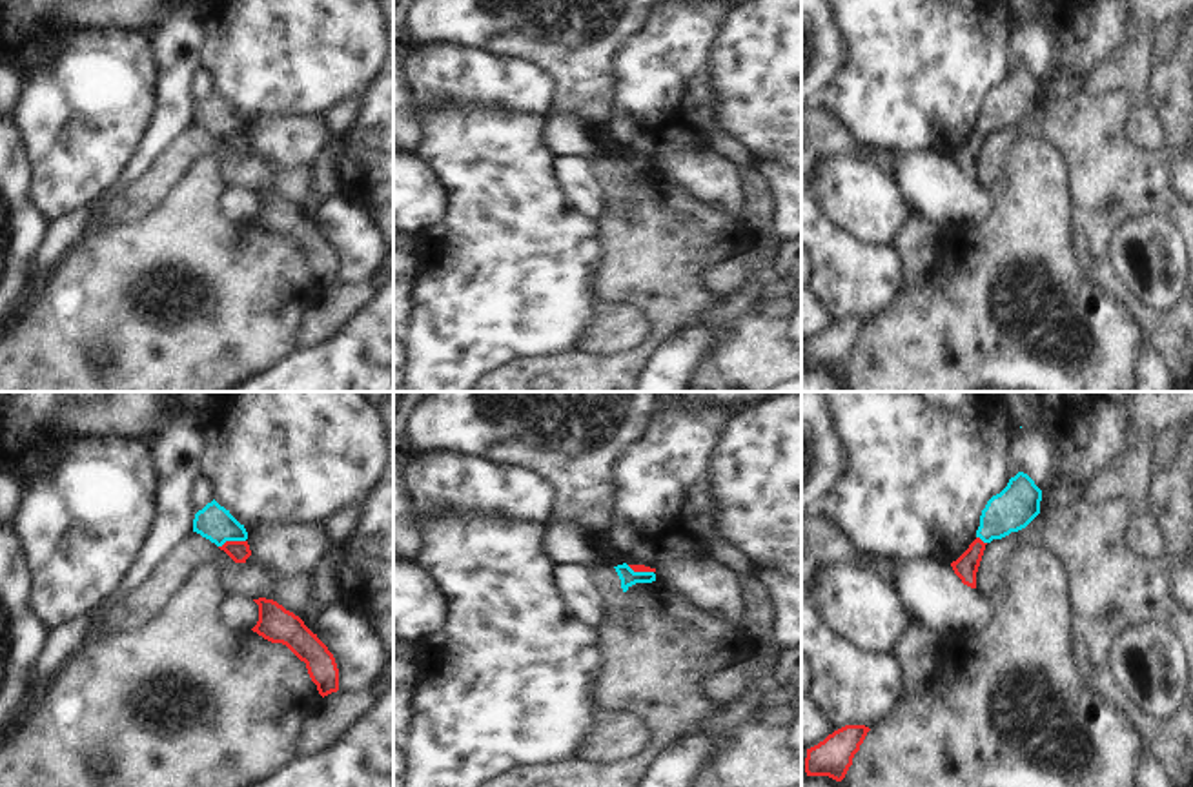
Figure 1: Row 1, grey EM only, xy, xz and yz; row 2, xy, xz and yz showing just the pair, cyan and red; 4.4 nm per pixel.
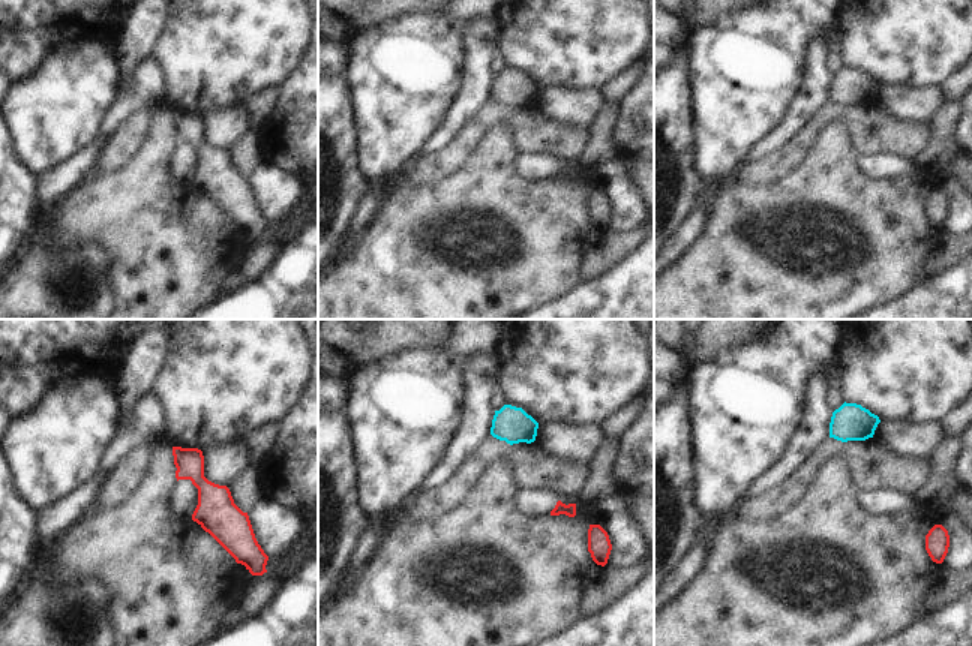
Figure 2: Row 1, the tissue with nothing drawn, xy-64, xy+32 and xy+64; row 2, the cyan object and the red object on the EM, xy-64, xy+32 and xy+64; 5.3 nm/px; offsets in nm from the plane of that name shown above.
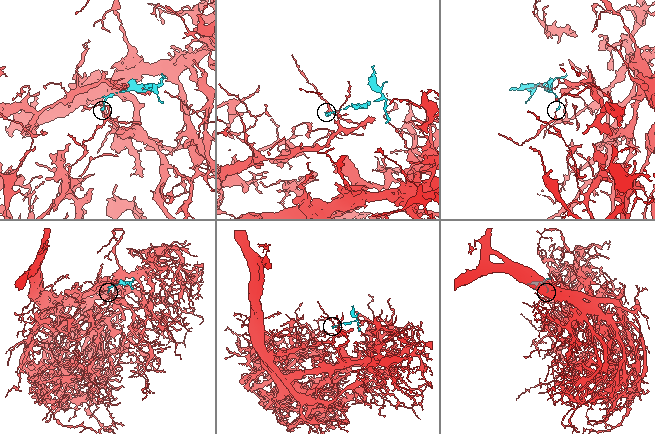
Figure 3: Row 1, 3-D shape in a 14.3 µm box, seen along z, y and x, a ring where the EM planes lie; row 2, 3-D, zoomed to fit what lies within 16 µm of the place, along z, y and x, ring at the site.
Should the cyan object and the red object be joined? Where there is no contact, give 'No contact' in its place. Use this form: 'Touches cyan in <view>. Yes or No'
Touches cyan in xy. No.

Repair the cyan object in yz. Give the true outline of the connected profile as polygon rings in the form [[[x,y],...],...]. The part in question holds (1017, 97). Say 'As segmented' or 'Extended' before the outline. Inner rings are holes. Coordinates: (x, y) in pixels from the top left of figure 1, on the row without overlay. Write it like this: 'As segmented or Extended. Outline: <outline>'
As segmented. Outline: [[[1018,64],[1000,86],[987,93],[976,129],[991,135],[1025,120],[1040,106],[1040,93],[1042,82],[1027,66]]]

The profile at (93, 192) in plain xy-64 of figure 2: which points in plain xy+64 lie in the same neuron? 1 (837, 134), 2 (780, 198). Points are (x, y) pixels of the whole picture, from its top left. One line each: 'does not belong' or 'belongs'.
1: belongs
2: belongs

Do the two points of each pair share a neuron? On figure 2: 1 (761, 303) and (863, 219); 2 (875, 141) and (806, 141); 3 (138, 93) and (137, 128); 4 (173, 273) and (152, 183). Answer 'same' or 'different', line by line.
1: same
2: same
3: different
4: same

